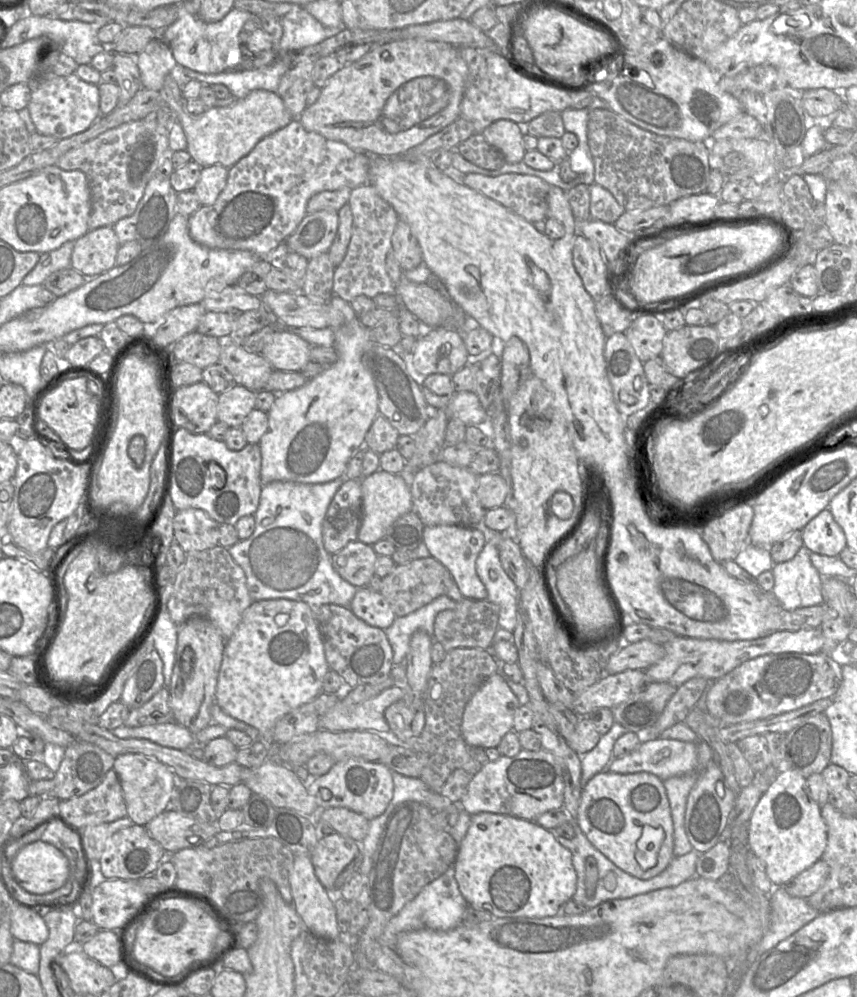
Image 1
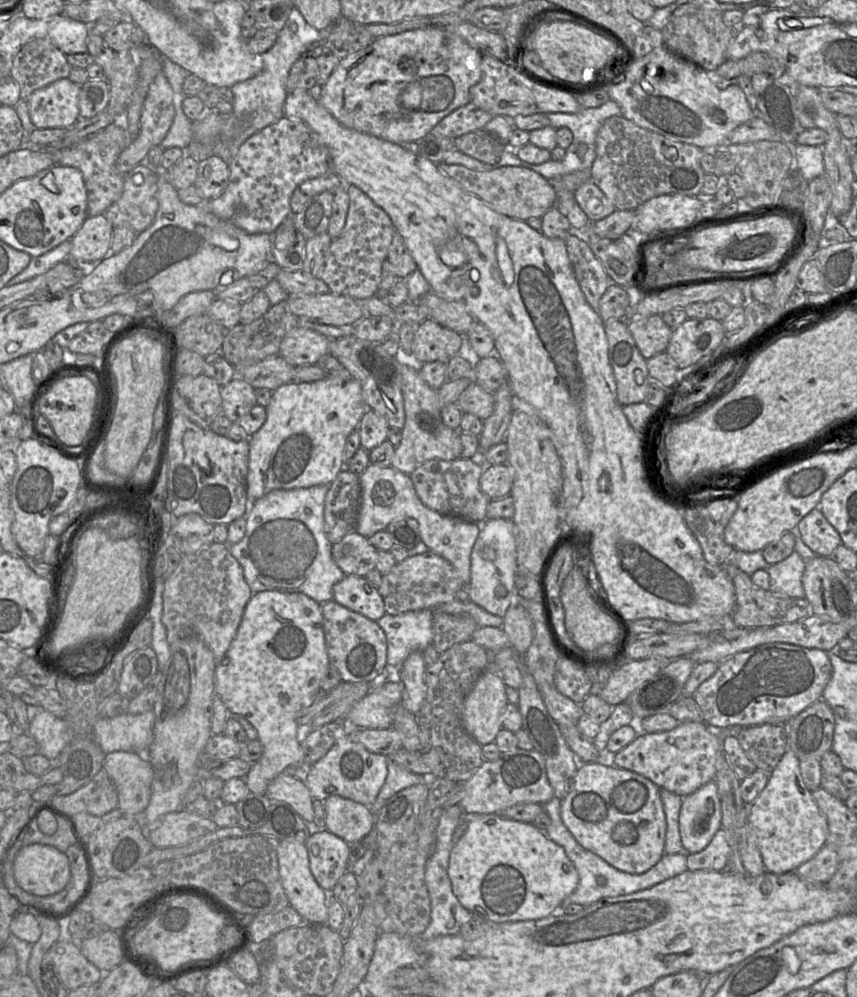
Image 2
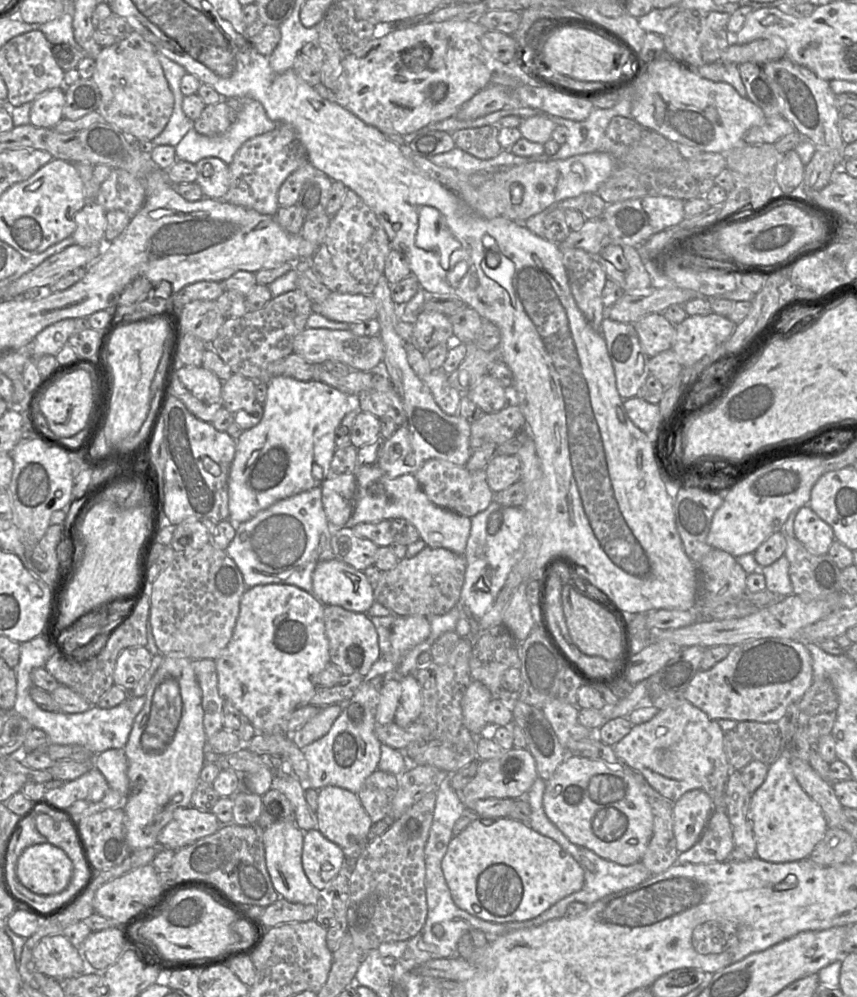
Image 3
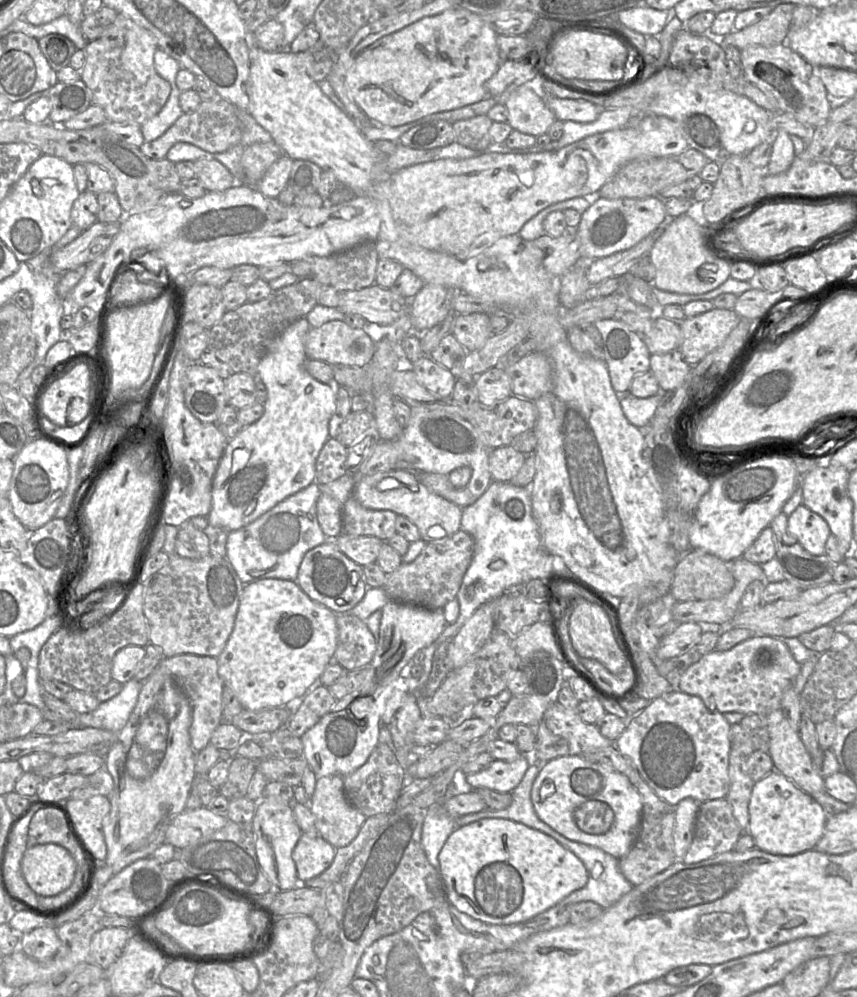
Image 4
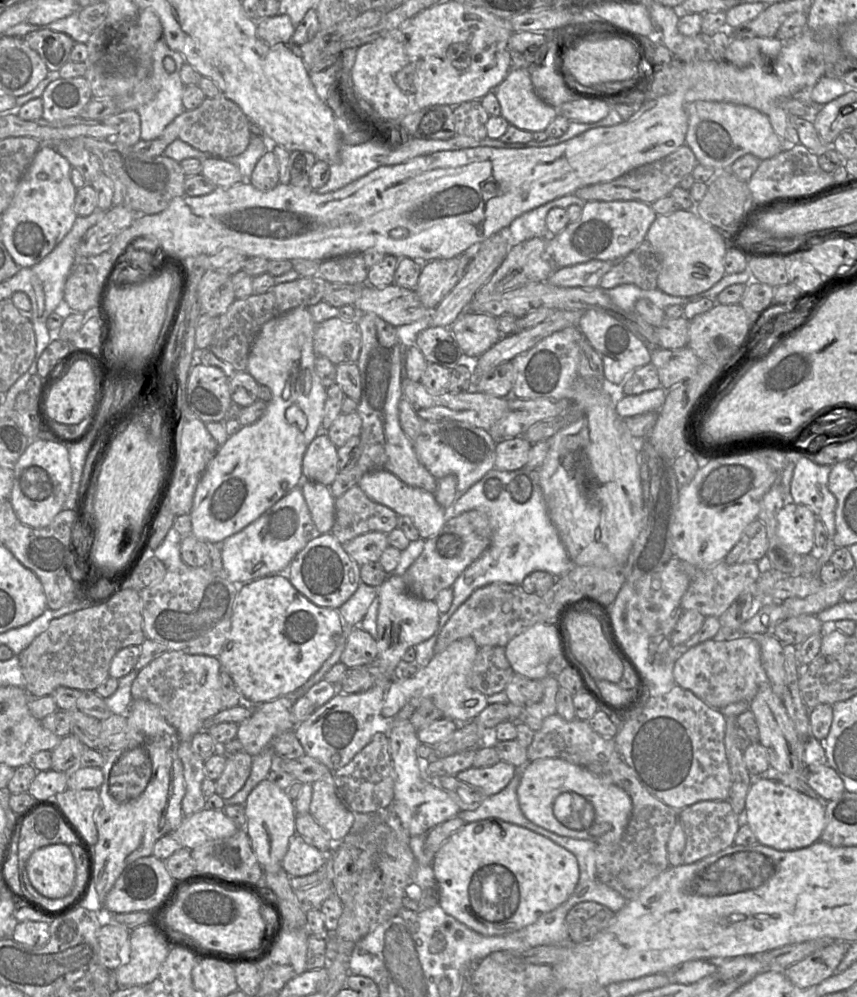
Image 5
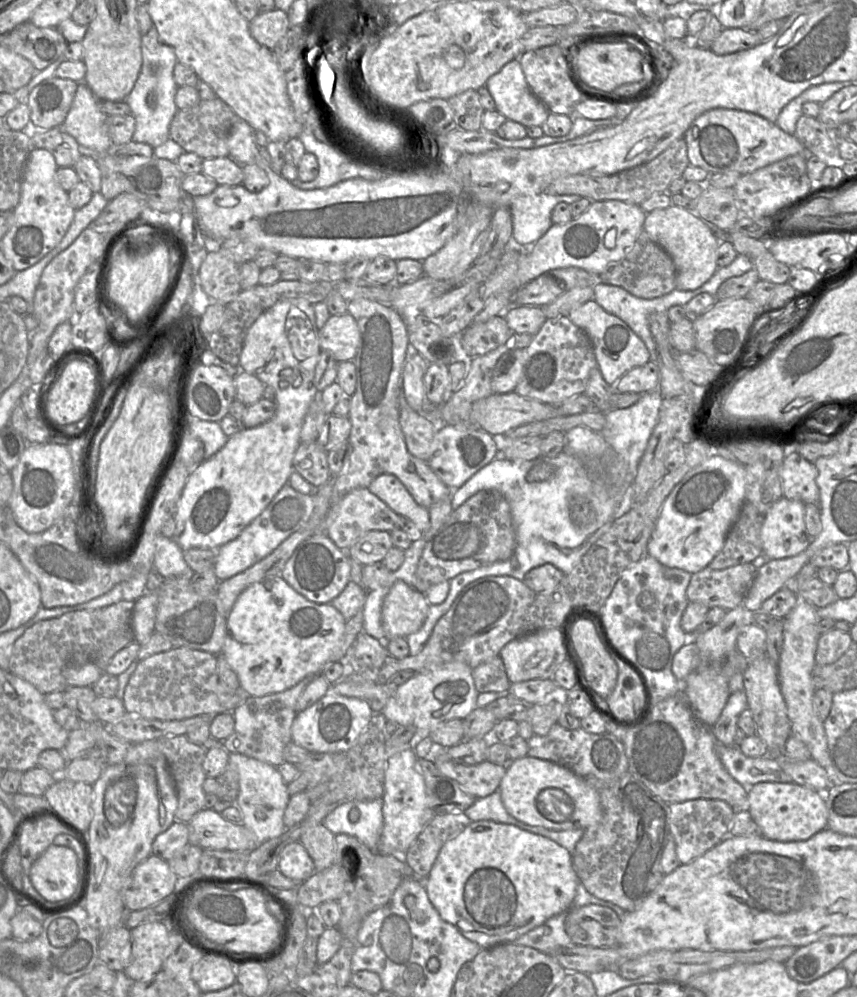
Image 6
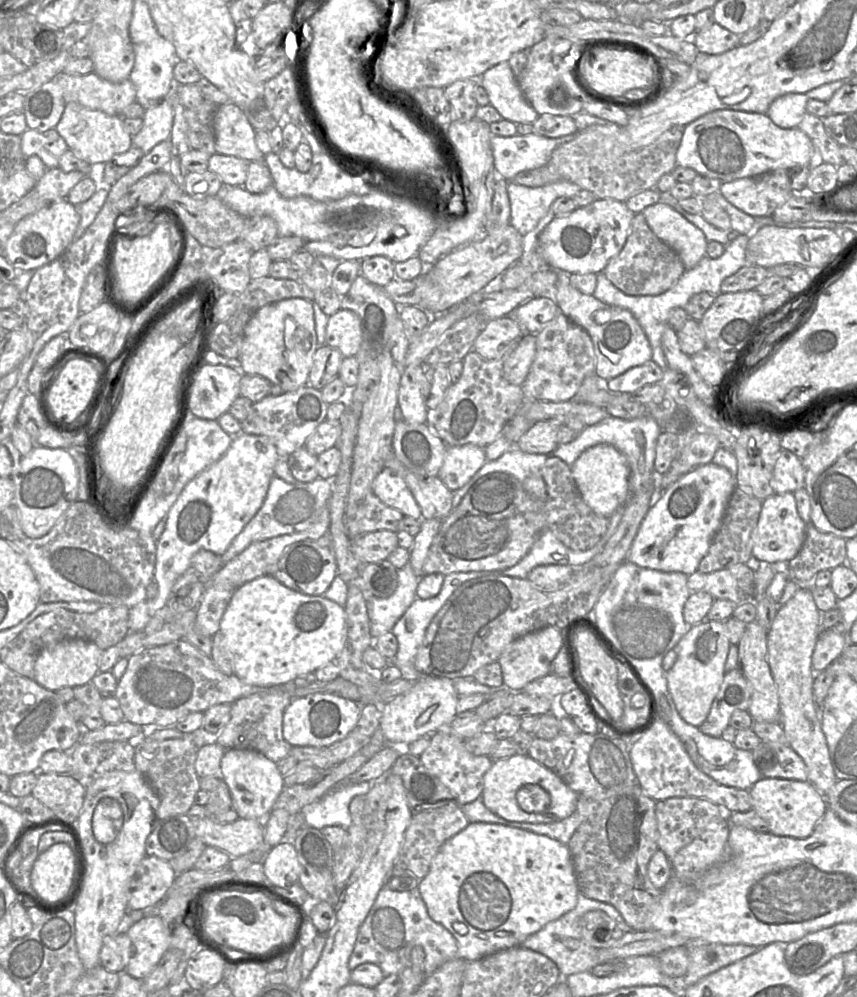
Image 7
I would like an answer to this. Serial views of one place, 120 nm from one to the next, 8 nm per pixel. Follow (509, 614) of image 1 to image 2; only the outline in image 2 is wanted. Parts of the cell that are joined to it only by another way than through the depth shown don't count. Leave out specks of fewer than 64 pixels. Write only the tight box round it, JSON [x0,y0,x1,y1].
[464,518,520,617]

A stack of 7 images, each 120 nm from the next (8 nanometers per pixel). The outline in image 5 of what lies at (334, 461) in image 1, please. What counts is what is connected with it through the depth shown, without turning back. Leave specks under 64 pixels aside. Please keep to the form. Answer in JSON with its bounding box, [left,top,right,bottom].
[189,307,327,545]

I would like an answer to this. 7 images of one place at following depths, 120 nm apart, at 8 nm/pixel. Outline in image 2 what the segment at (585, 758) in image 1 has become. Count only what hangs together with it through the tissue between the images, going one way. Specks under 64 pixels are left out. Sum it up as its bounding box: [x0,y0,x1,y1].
[593,702,634,765]

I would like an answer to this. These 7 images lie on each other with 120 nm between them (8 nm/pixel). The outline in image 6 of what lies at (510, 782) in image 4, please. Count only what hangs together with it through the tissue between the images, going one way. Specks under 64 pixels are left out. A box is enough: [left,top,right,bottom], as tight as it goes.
[435,753,507,799]

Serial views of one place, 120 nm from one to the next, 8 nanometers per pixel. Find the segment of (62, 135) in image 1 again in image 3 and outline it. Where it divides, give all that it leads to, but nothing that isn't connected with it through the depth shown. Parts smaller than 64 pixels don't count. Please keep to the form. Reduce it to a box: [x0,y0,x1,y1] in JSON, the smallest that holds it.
[30,88,64,128]

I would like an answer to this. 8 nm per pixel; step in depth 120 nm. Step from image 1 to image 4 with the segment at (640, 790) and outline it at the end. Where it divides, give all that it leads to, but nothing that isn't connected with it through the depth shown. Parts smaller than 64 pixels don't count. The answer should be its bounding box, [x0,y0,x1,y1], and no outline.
[531,755,642,859]

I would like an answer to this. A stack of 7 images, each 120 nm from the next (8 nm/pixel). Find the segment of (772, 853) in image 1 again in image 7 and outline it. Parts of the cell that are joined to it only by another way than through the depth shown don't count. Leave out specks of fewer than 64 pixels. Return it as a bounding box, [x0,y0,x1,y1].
[749,778,827,839]

